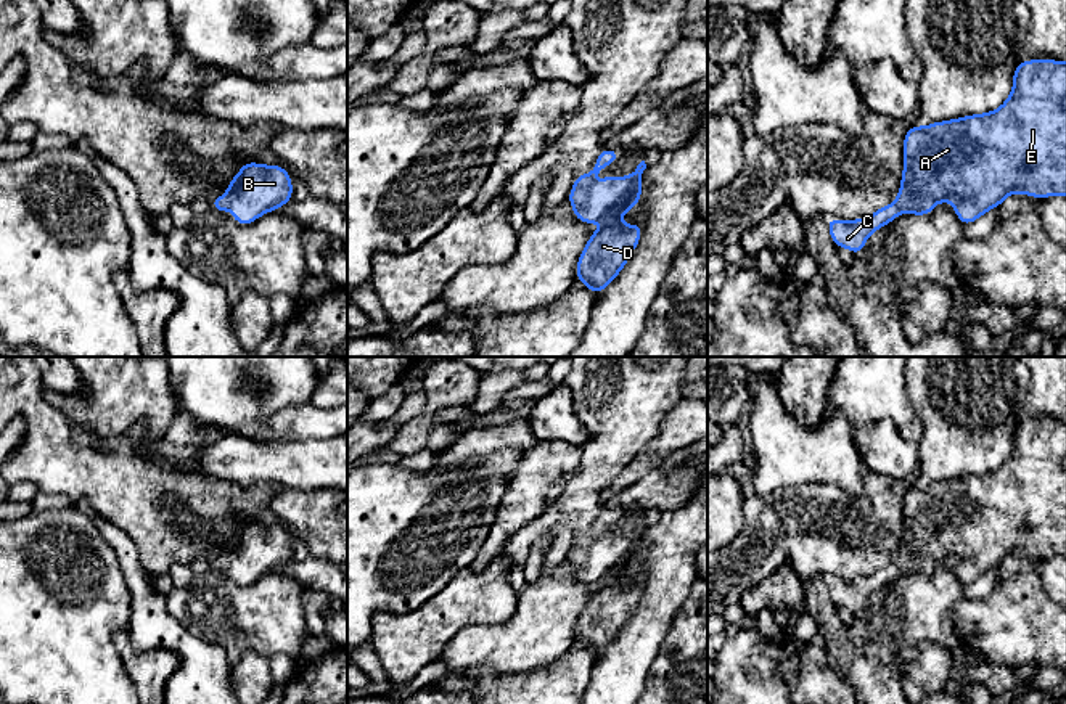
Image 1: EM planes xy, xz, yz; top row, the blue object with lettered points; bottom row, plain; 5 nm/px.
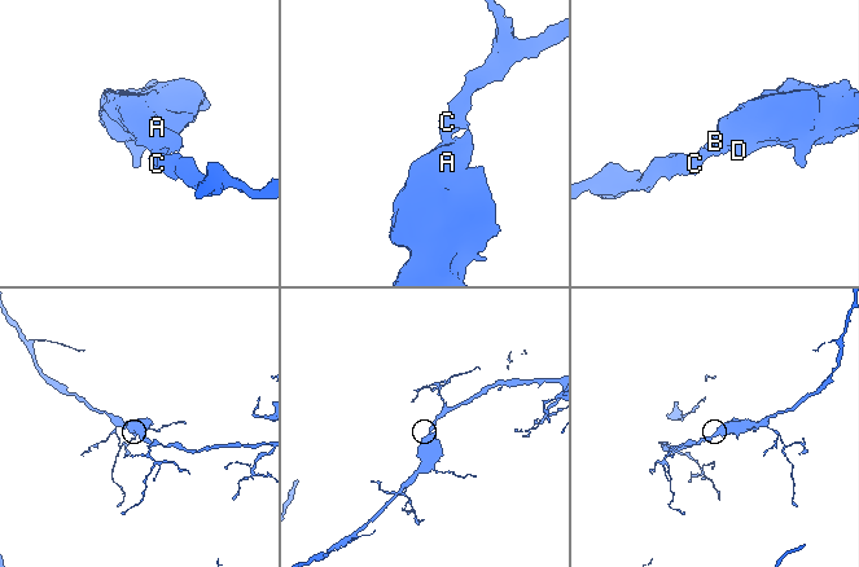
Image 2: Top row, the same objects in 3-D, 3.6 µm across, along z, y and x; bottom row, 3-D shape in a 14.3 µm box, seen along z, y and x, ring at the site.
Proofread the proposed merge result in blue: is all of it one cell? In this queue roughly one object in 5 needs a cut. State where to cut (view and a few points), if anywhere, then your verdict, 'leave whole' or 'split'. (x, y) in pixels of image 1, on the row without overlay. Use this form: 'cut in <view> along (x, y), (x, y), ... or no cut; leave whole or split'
no cut; leave whole

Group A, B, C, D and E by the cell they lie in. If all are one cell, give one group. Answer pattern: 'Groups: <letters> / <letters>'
Groups: A B C D E

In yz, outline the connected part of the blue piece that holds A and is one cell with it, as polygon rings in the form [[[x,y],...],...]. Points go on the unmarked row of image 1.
[[[1066,421],[1018,423],[1011,455],[995,471],[910,487],[904,497],[897,559],[852,582],[828,577],[826,585],[839,609],[849,608],[859,616],[868,596],[894,582],[900,571],[905,575],[929,575],[937,563],[950,559],[958,580],[970,585],[1015,553],[1039,559],[1066,556]]]

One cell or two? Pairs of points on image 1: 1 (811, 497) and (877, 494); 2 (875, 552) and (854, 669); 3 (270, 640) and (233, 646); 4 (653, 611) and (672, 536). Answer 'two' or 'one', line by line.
1: one
2: two
3: one
4: one

